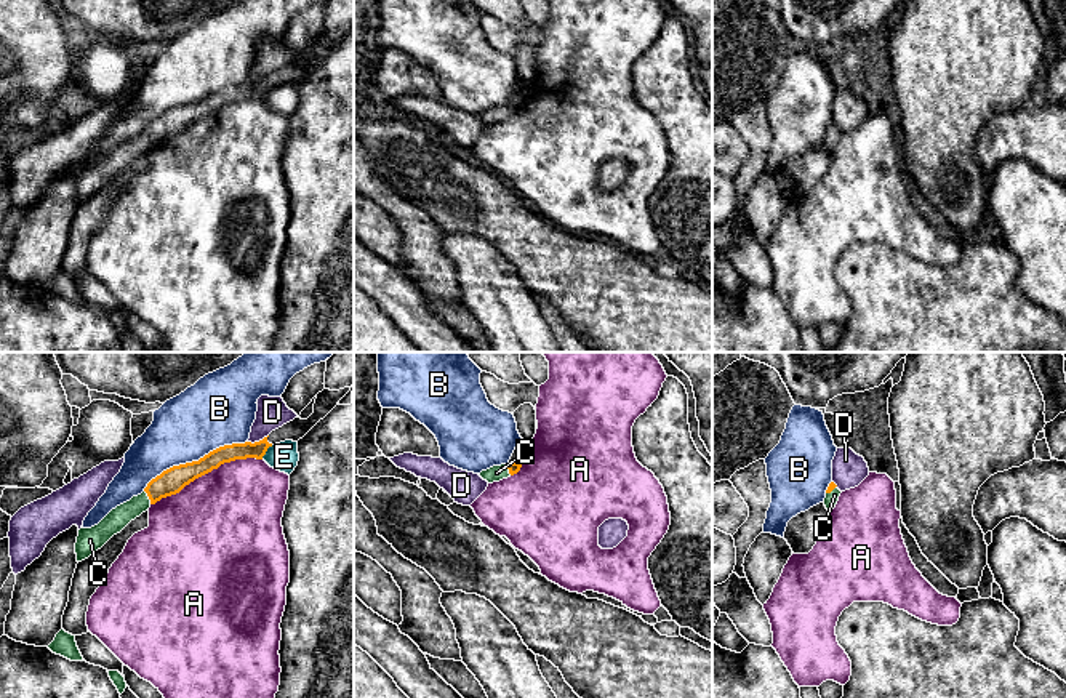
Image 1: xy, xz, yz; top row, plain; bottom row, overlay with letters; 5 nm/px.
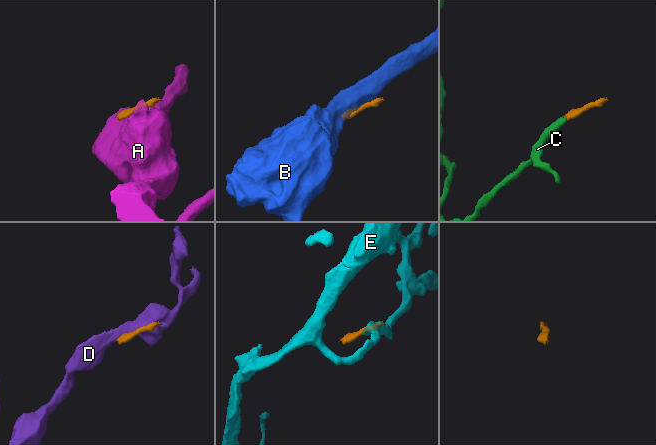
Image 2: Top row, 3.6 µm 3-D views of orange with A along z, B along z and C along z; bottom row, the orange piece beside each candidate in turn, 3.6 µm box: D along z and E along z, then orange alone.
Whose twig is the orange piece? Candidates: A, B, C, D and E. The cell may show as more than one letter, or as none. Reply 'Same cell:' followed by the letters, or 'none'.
Same cell: C

